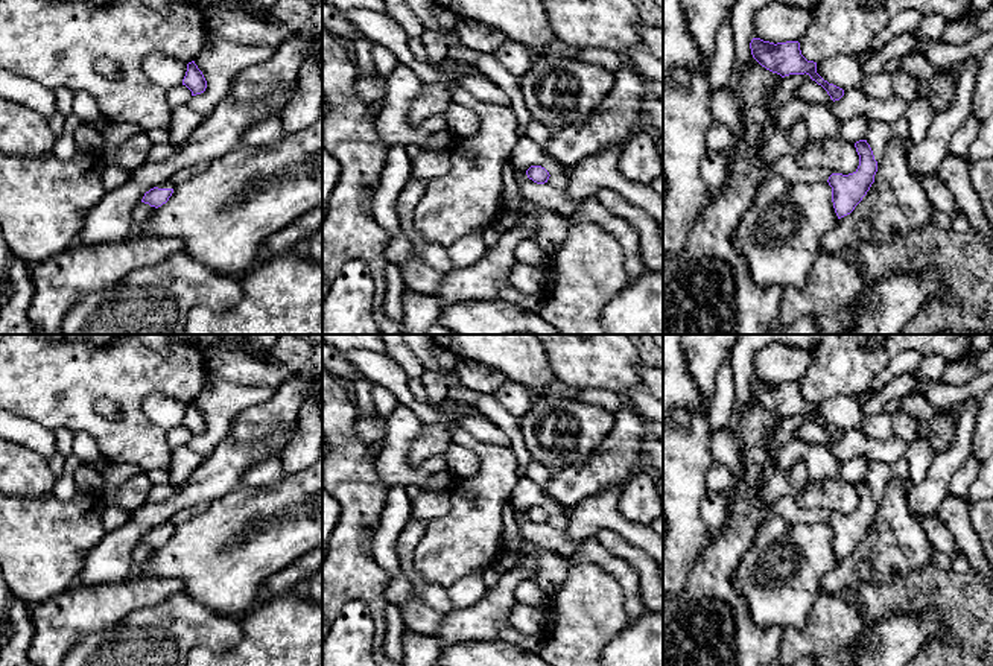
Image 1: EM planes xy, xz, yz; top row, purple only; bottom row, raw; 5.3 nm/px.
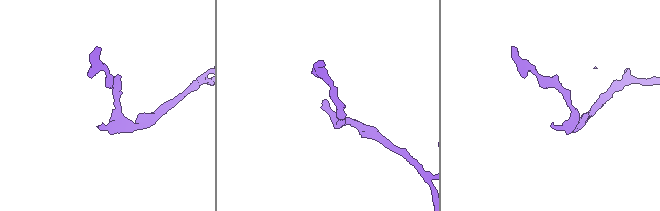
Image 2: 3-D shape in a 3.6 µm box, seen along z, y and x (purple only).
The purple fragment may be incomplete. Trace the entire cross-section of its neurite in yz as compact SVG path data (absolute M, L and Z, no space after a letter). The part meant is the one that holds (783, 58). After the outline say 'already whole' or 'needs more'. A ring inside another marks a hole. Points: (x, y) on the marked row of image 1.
M753 38L750 43L753 58L766 70L780 75L782 78L789 75L809 75L812 81L821 85L830 99L839 100L844 96L844 90L829 84L817 73L817 62L807 61L800 50L798 41L769 43L760 38Z; already whole

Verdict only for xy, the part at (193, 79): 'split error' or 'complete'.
complete

